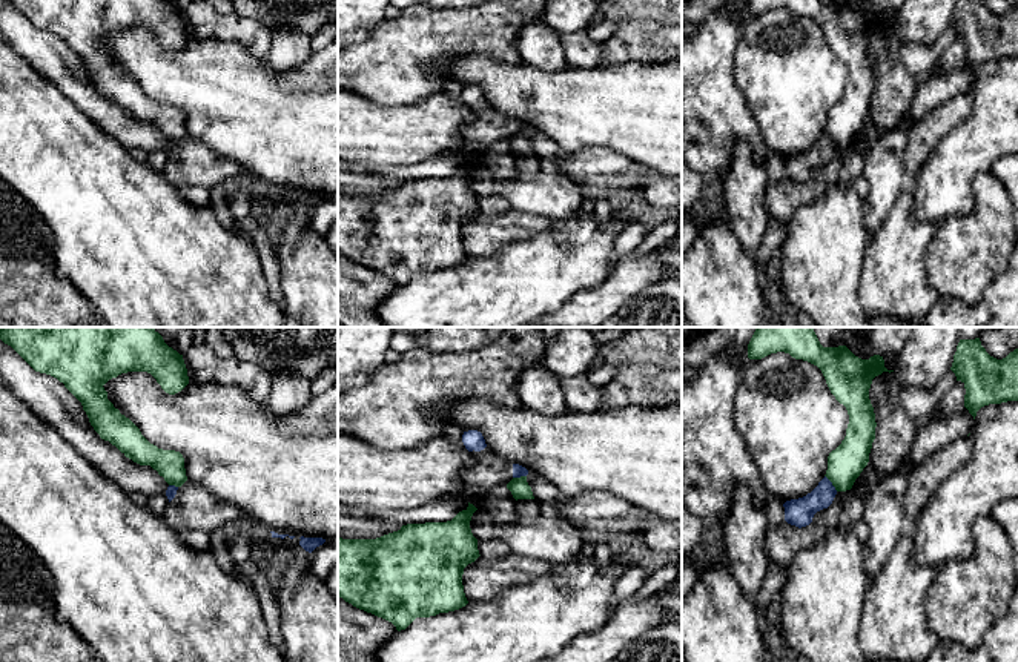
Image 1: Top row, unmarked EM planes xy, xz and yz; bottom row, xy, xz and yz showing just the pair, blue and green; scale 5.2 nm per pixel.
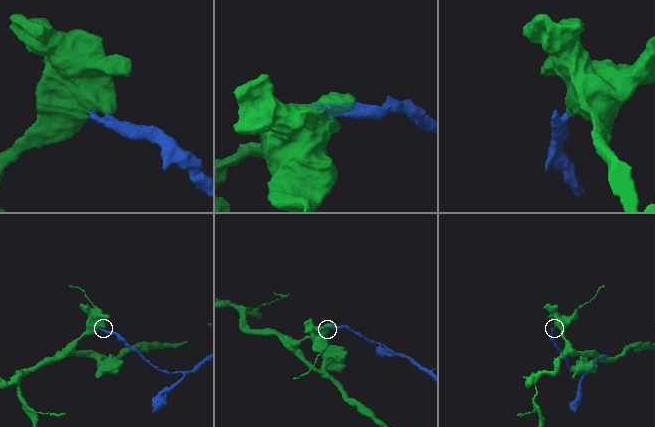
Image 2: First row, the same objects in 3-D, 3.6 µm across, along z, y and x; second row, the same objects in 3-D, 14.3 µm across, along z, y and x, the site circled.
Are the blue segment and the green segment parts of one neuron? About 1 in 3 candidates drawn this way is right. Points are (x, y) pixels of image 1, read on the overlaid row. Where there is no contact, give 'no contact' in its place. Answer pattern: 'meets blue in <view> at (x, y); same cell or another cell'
meets blue in yz at (831, 483); another cell

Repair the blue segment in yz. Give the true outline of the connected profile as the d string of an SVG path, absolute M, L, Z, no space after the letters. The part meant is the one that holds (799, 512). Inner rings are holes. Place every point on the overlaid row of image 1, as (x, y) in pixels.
M825 476L811 493L783 504L785 521L798 528L809 525L817 511L828 508L832 504L835 495L835 487Z

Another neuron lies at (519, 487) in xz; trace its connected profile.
M527 476L513 478L507 488L511 492L513 498L517 499L534 499L531 487L527 482Z

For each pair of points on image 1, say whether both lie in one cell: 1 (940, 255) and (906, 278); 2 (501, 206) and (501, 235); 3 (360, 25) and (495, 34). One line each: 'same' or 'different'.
1: different
2: different
3: different

